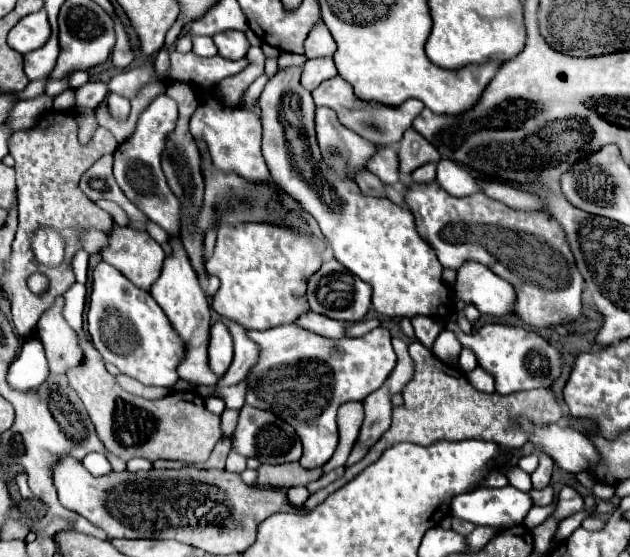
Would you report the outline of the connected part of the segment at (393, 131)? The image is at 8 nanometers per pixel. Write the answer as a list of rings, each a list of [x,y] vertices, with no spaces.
[[[340,75],[334,79],[328,79],[324,83],[320,83],[318,89],[312,91],[314,103],[320,107],[330,107],[336,111],[338,121],[344,127],[350,127],[352,131],[356,131],[358,135],[362,135],[364,139],[368,139],[370,143],[382,147],[382,145],[392,145],[398,143],[404,135],[404,131],[412,125],[412,119],[416,115],[420,115],[420,111],[424,109],[424,103],[418,99],[408,99],[398,107],[388,107],[382,103],[372,103],[372,101],[362,101],[354,95],[354,89],[348,81],[344,81]]]

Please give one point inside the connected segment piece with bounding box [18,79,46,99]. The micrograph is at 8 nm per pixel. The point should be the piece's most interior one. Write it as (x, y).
(35, 88)

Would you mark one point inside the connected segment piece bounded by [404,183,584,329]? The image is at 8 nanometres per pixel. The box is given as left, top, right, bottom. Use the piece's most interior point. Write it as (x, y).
(530, 250)

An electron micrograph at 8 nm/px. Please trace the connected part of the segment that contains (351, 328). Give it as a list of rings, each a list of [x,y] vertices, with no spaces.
[[[366,319],[366,321],[358,321],[348,325],[348,335],[350,337],[360,337],[364,335],[364,331],[372,331],[372,325],[380,325],[378,319]]]

